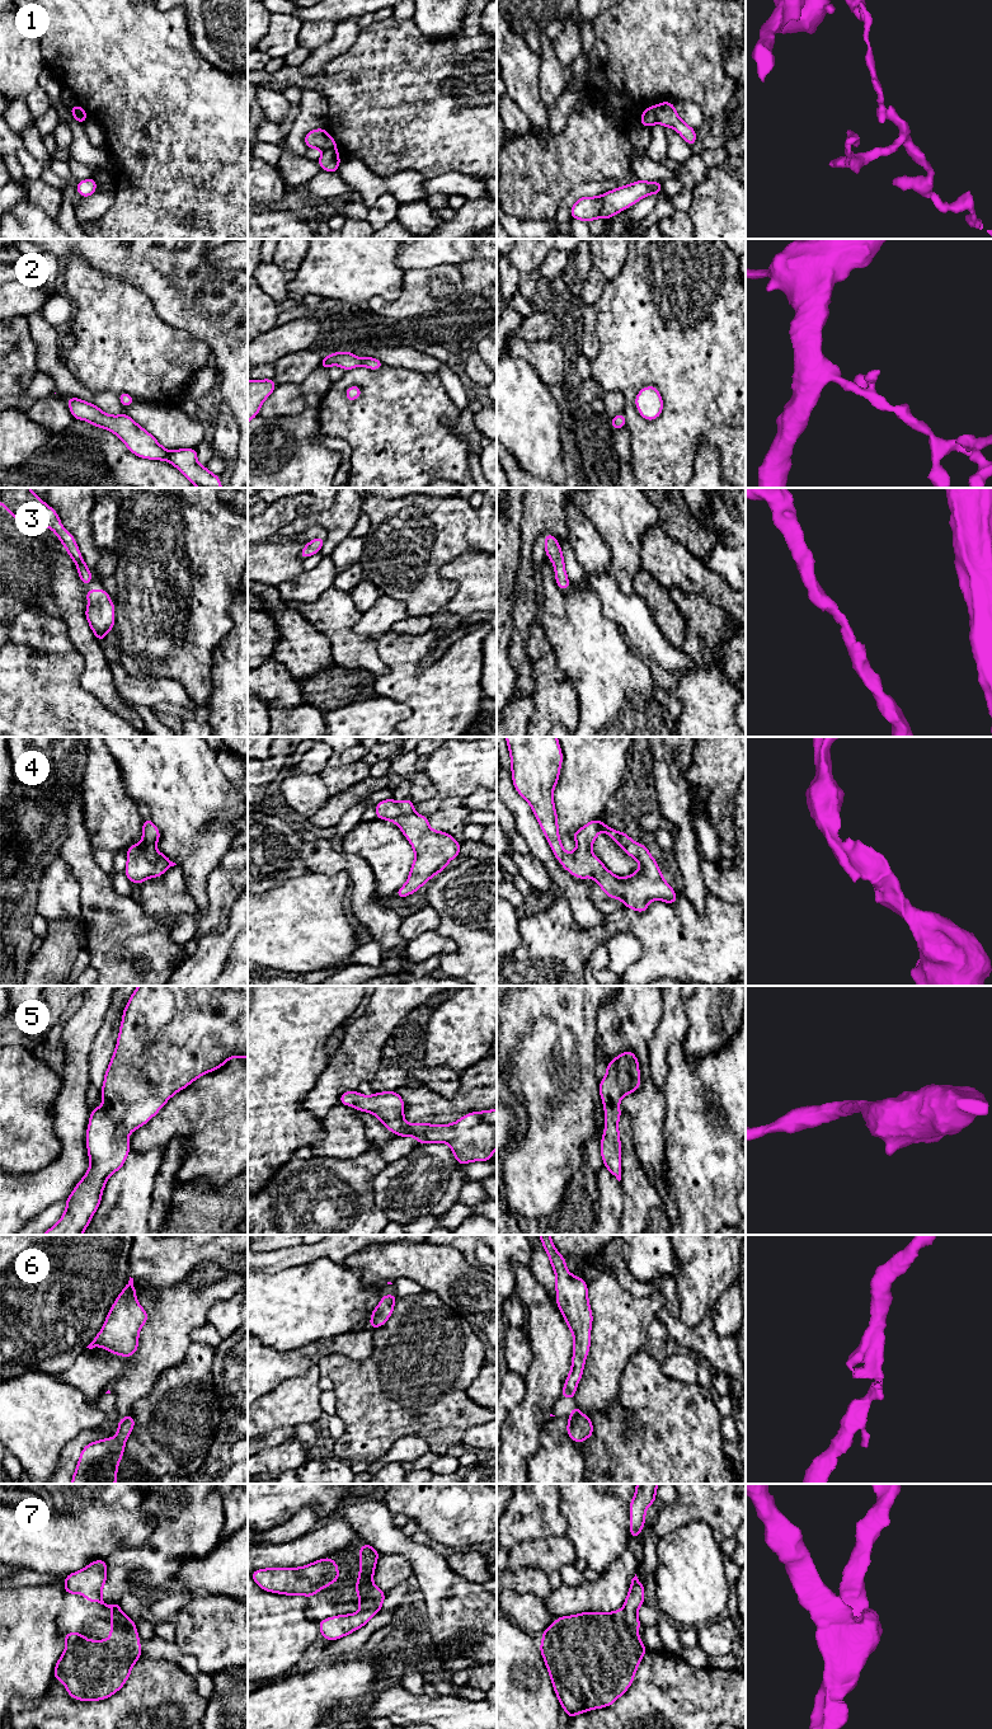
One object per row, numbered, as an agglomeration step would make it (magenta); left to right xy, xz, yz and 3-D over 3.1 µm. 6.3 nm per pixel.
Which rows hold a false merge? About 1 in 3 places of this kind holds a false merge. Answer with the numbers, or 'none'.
1

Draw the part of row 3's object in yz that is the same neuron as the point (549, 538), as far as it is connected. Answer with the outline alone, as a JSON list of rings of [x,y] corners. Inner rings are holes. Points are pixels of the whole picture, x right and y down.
[[[553,534],[542,536],[545,539],[546,556],[550,558],[554,564],[556,584],[561,591],[566,591],[570,586],[570,582],[565,573],[561,546],[558,544],[558,539]]]

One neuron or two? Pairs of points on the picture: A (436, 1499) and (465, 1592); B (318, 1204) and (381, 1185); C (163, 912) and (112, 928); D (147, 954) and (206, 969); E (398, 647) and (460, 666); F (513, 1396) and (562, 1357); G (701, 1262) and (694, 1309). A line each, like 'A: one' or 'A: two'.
A: two
B: two
C: two
D: two
E: one
F: two
G: one

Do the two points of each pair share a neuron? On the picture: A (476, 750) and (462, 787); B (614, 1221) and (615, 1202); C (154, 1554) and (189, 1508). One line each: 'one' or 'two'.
A: one
B: one
C: one

